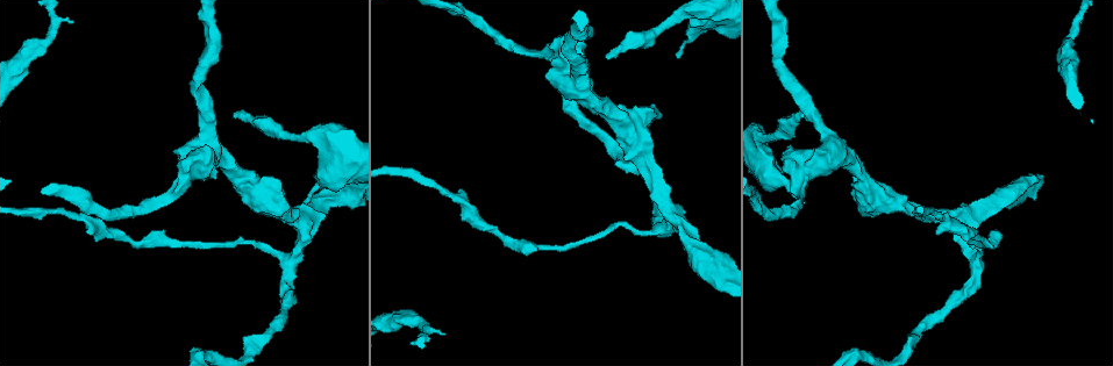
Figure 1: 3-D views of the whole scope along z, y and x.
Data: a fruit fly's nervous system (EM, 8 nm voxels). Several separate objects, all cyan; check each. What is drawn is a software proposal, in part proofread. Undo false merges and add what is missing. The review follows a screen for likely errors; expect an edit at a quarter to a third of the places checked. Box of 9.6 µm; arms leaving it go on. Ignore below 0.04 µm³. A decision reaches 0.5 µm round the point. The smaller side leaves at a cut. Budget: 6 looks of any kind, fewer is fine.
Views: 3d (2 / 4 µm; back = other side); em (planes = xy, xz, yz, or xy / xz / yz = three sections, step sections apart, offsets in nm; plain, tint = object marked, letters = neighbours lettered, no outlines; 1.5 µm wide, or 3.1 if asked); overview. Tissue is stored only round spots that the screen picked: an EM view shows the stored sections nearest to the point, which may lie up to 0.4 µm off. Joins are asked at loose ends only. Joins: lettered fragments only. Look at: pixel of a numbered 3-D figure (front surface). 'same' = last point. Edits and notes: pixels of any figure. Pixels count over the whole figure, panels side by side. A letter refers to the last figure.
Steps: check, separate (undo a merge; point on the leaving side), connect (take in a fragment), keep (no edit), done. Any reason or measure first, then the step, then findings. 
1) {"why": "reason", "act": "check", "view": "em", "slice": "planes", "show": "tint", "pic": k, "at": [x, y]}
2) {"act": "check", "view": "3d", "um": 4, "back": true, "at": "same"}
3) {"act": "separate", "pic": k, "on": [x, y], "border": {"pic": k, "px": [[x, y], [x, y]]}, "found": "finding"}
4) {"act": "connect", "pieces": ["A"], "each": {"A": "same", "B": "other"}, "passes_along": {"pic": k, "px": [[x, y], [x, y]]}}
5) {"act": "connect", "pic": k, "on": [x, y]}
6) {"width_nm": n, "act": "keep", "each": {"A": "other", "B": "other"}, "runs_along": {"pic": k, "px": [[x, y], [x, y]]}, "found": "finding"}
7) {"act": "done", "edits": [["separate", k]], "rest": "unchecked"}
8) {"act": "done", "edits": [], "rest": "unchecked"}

{"why": "an open end", "act": "check", "view": "em", "slice": "yz", "step": 8, "show": "tint", "pic": 1, "at": [444, 333]}

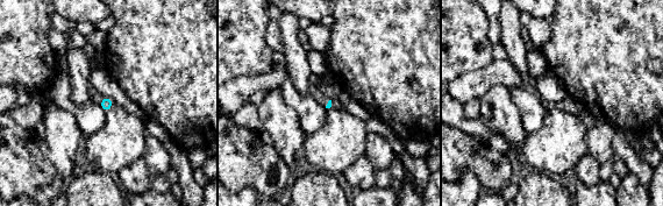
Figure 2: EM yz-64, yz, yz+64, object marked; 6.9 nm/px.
{"act": "check", "view": "em", "slice": "planes", "show": "letters", "at": "same"}

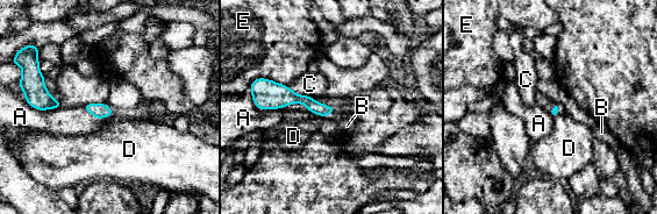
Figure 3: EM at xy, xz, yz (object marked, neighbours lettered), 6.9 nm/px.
{"act": "keep", "each": {"A": "other", "B": "other", "C": "other", "D": "other", "E": "other"}, "border": {"pic": 3, "px": [[335, 111], [326, 116]]}, "found": "no lettered fragment goes on from it"}

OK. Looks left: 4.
{"act": "check", "view": "3d", "um": 4, "pic": 1, "at": [551, 55]}

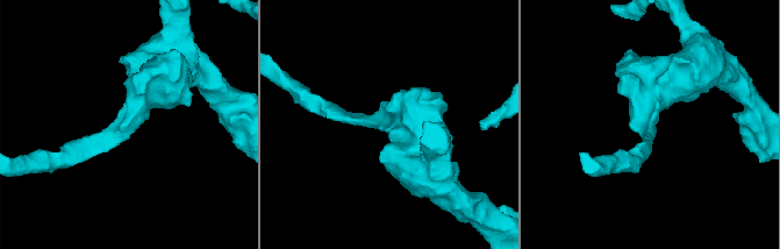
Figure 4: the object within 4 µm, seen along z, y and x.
{"arm_widths_nm": [190, 550], "act": "check", "view": "em", "slice": "planes", "show": "letters", "pic": 4, "at": [647, 129]}

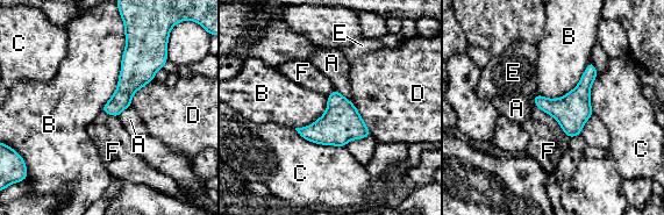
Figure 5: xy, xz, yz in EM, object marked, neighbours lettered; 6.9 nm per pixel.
{"width_nm": 240, "act": "keep", "each": {"A": "other", "B": "other", "C": "other", "D": "other", "E": "other", "F": "other"}, "border": {"pic": 5, "px": [[126, 34], [116, 90], [101, 110]]}, "found": "one neuron here"}

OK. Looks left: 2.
{"act": "done", "edits": [], "rest": "unchecked"}

